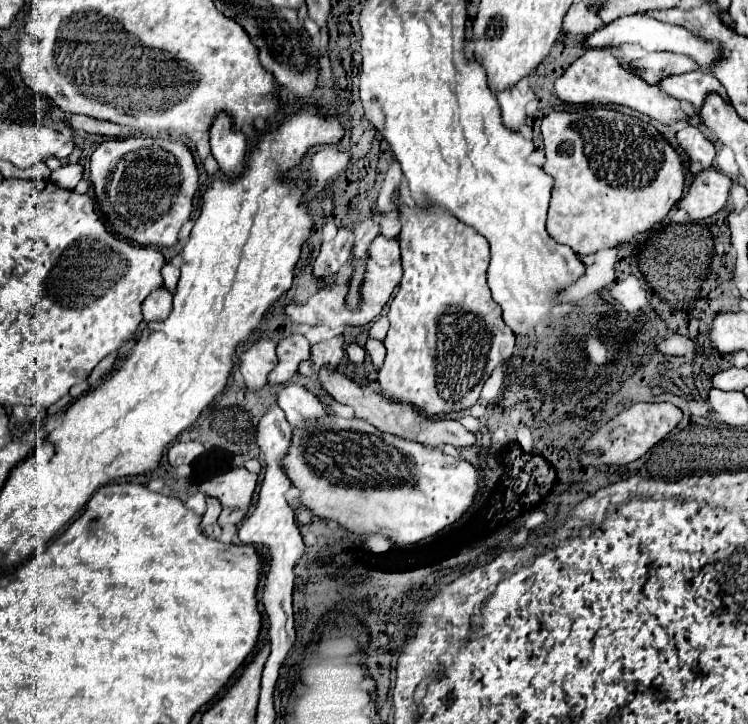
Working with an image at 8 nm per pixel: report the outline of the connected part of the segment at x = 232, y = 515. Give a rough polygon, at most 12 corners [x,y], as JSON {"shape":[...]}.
{"shape":[[223,509],[219,525],[239,525],[245,511]]}

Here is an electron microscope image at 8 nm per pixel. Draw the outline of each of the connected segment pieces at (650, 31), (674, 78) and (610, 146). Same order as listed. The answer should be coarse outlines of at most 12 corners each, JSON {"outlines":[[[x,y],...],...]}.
{"outlines":[[[647,15],[619,17],[585,37],[585,49],[637,43],[709,69],[719,45]],[[707,71],[669,75],[659,87],[701,109],[707,93],[723,87]],[[551,111],[547,233],[577,255],[651,231],[687,163],[643,119]]]}

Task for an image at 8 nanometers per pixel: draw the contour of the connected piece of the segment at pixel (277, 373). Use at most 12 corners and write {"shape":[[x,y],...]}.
{"shape":[[291,335],[277,345],[271,385],[289,383],[311,357],[311,343]]}

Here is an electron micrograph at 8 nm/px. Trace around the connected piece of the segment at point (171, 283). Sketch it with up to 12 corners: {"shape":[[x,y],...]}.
{"shape":[[178,254],[161,270],[164,286],[176,291],[183,259]]}

